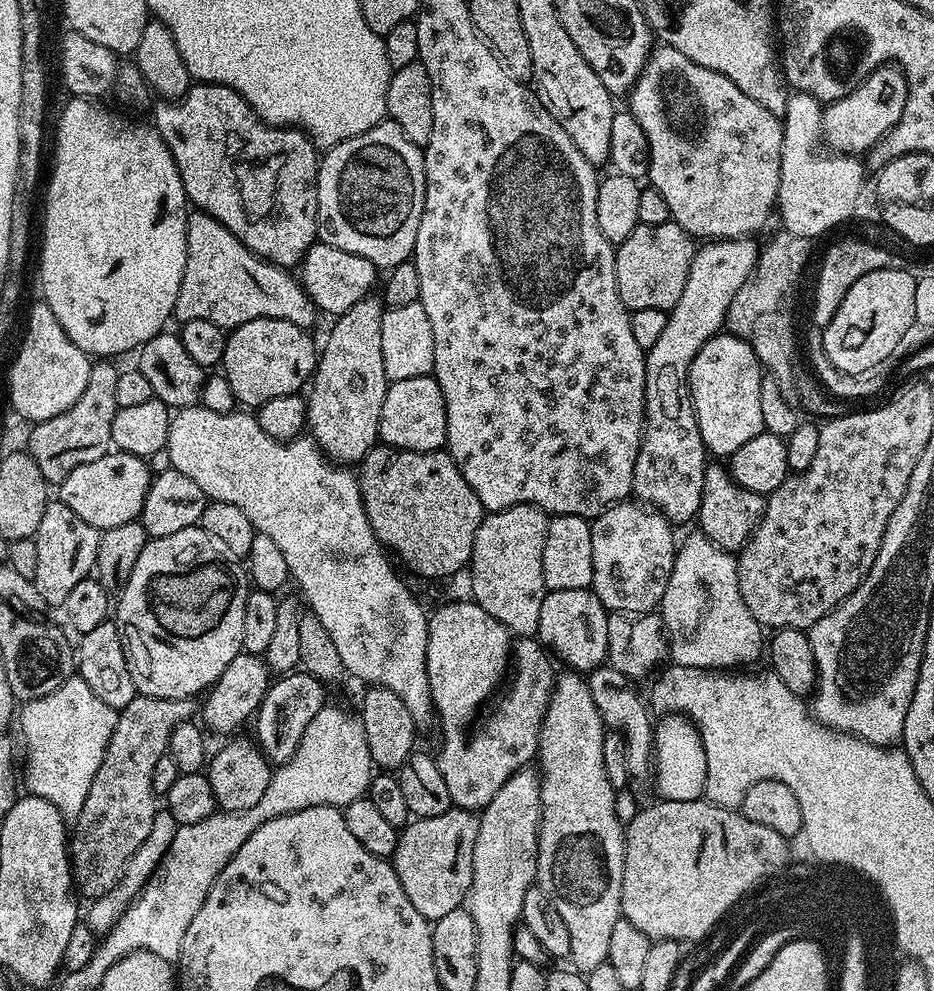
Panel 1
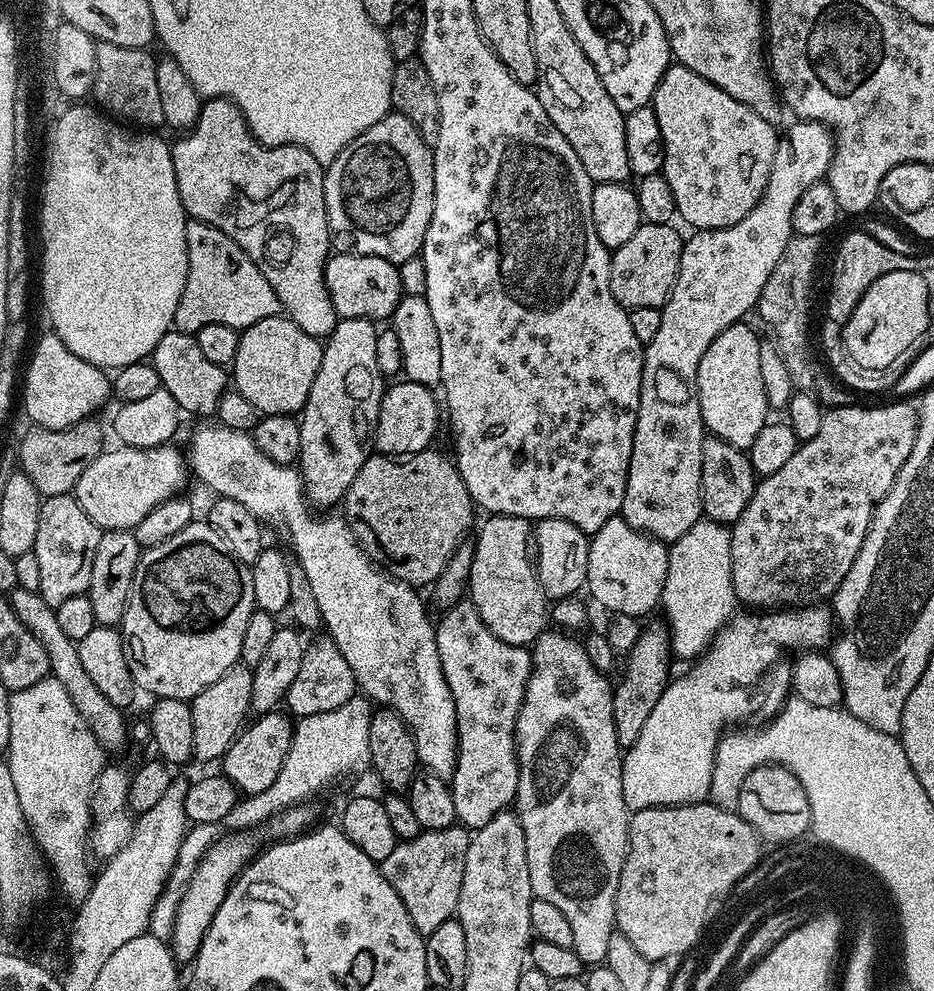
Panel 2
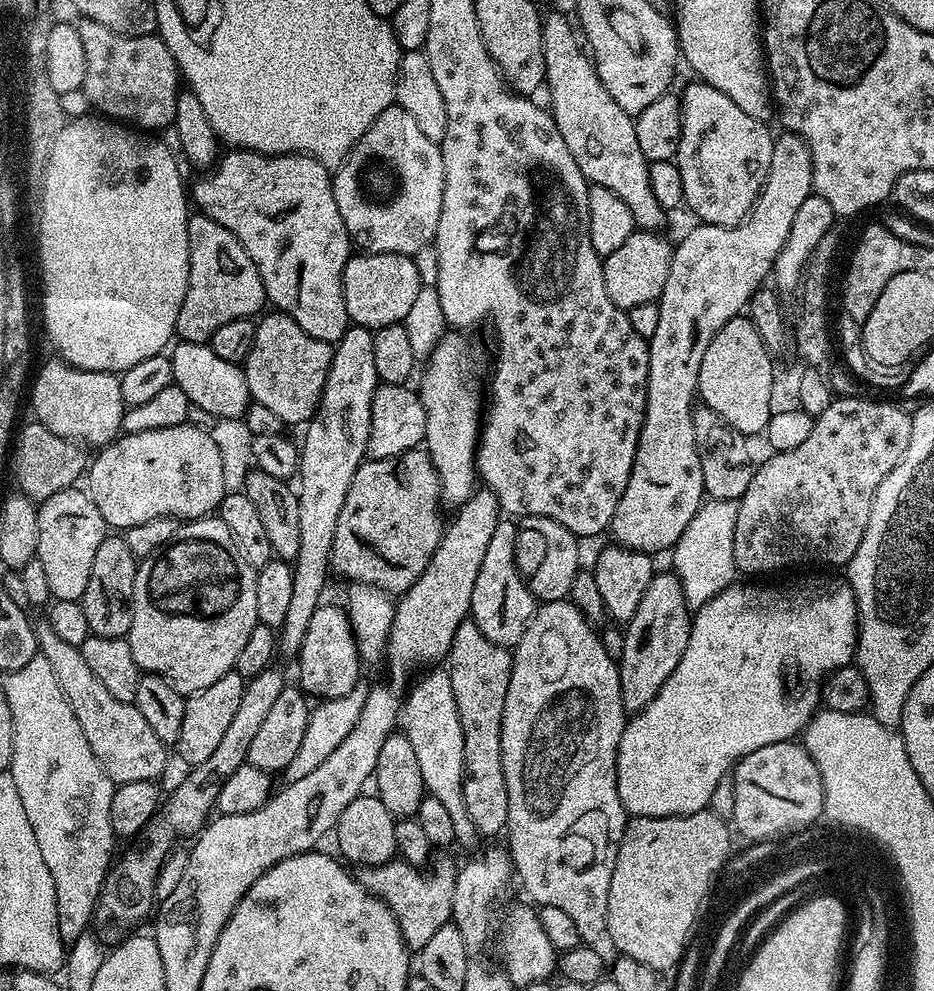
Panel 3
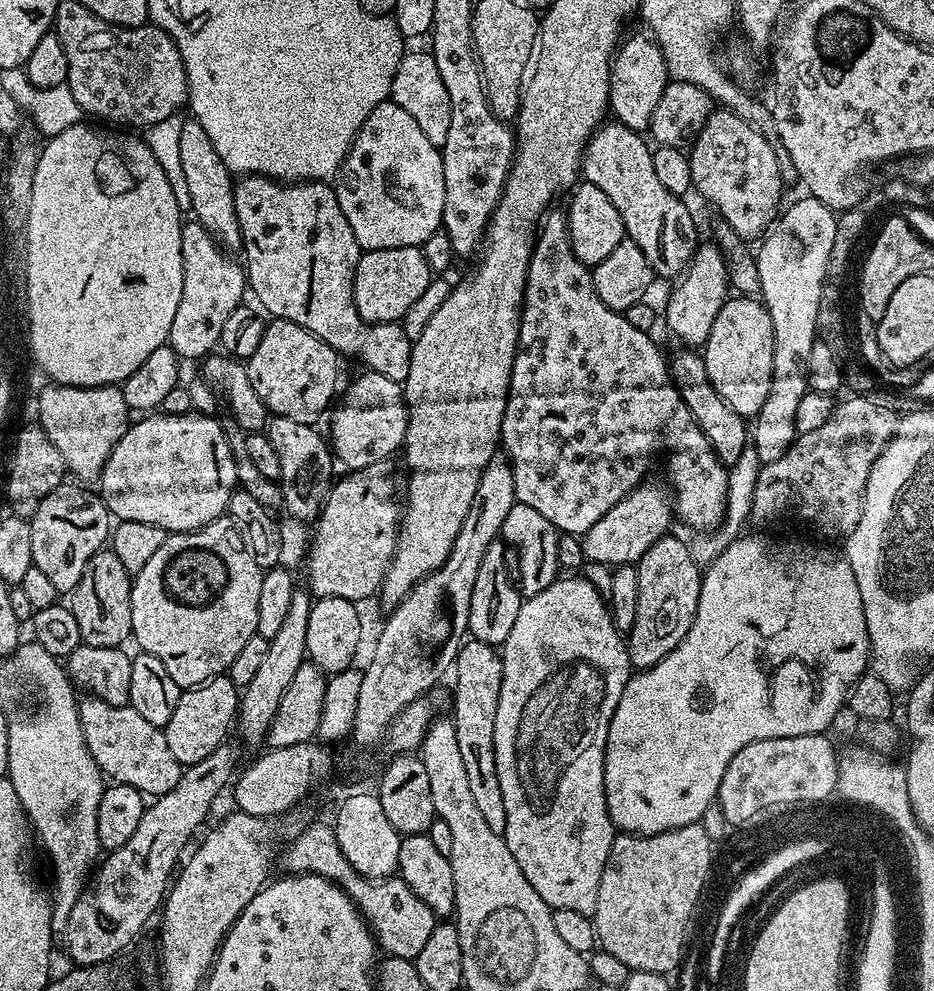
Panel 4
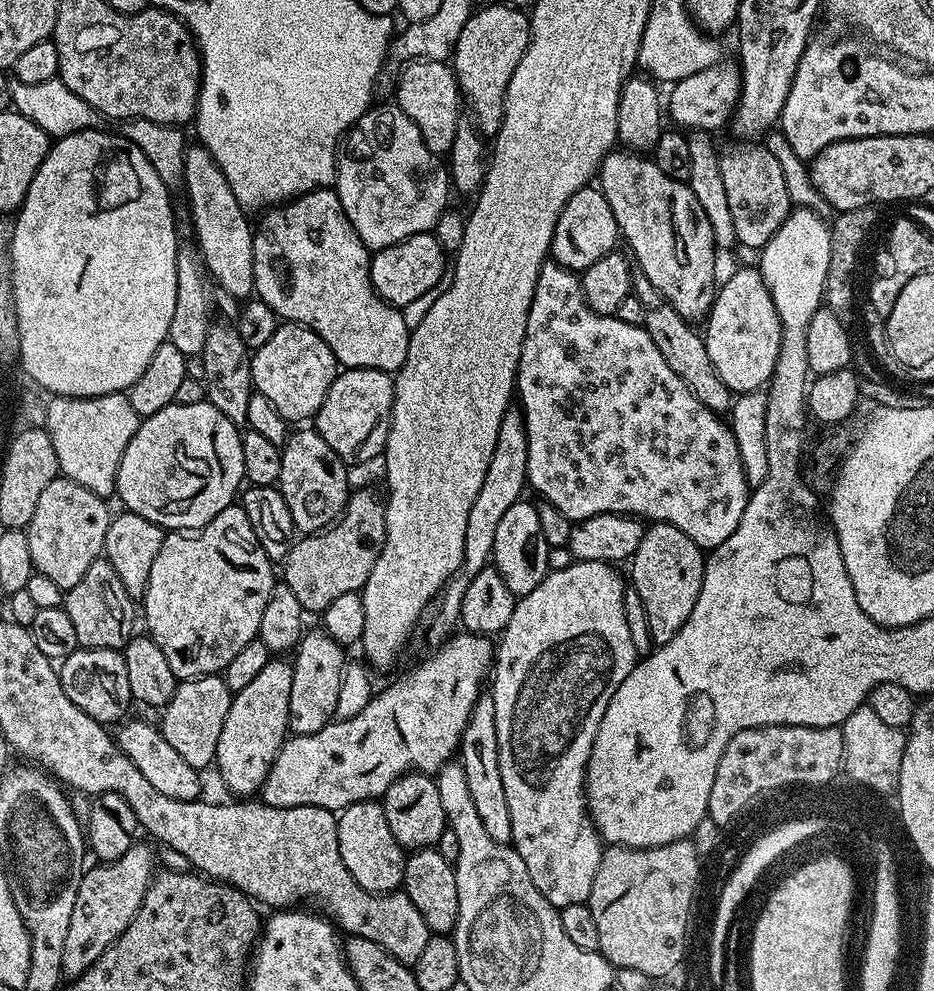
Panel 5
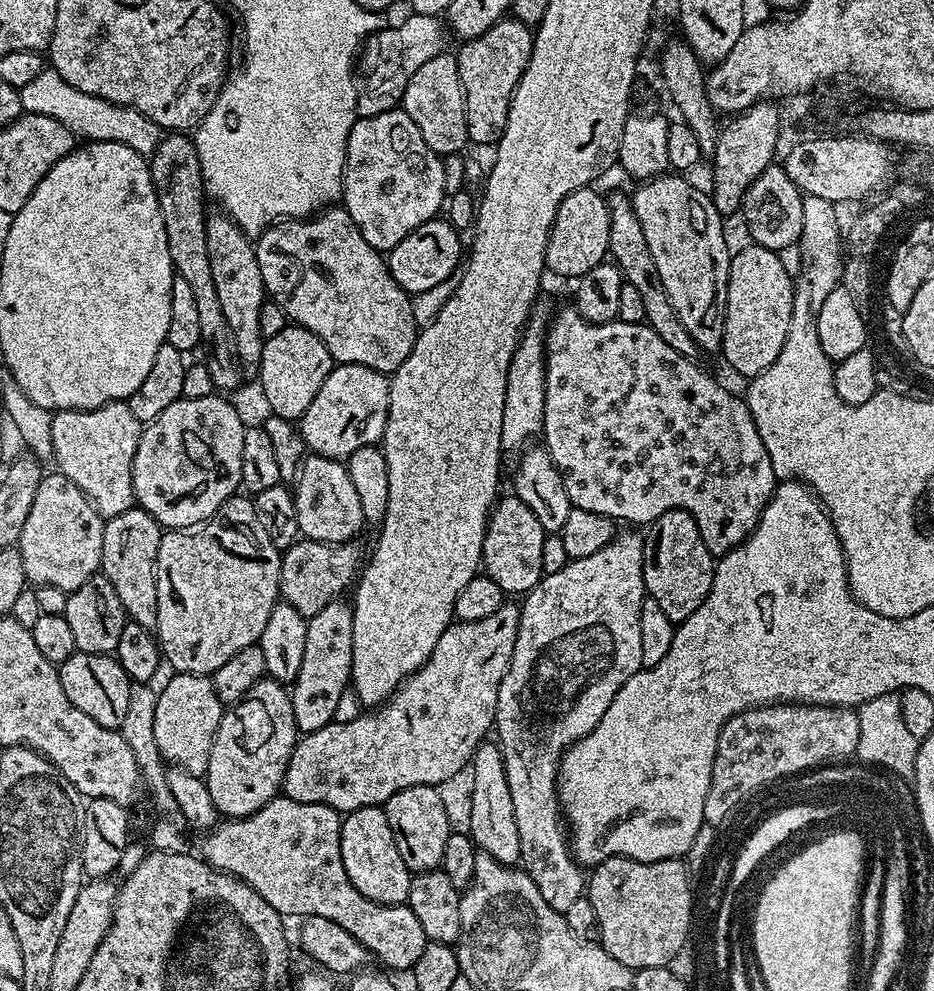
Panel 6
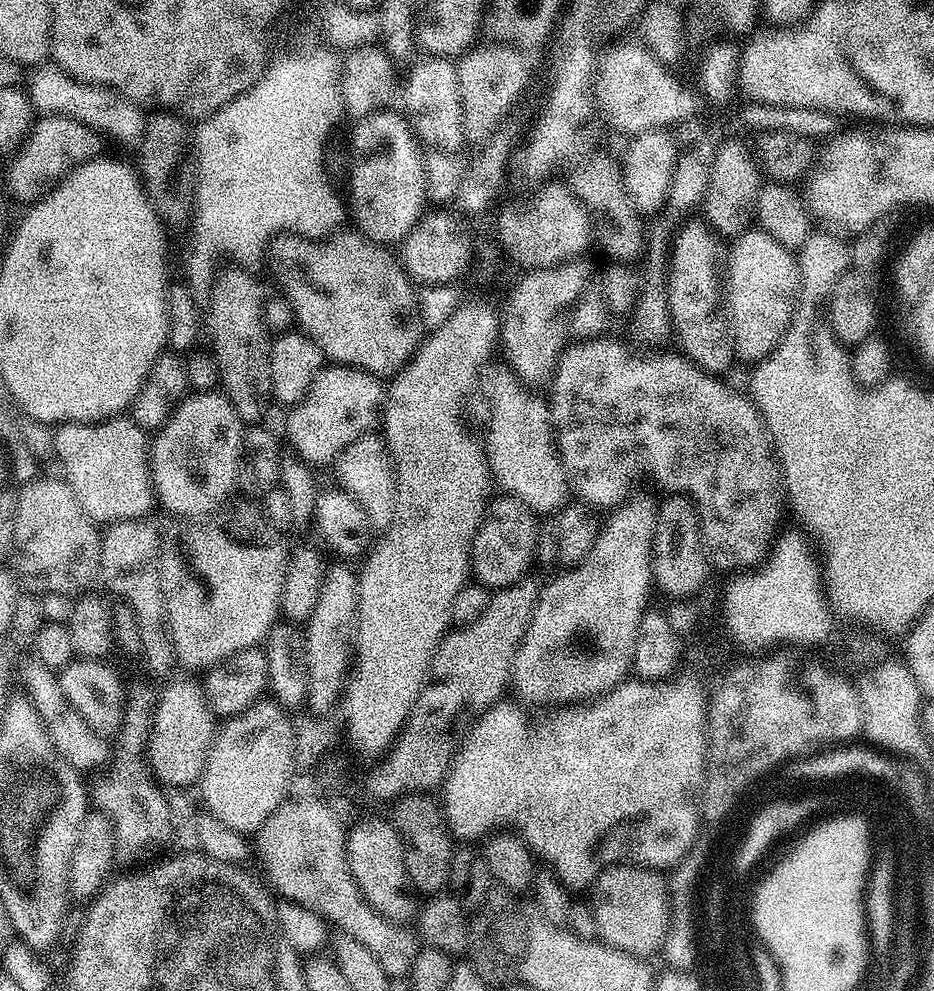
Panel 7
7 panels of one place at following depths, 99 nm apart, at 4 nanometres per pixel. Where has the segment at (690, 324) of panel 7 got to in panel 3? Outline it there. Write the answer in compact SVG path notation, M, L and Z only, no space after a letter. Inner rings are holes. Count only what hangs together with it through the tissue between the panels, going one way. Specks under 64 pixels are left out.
M552 12L549 16L547 13L542 20L546 92L548 88L548 96L552 99L550 111L562 134L562 142L566 142L570 154L574 154L574 162L578 162L578 170L582 170L589 185L606 186L610 194L626 202L637 229L663 229L666 209L650 190L650 162L642 150L638 150L636 121L614 102L614 98L610 98L610 90L602 86L596 65L573 21L569 20L560 12Z

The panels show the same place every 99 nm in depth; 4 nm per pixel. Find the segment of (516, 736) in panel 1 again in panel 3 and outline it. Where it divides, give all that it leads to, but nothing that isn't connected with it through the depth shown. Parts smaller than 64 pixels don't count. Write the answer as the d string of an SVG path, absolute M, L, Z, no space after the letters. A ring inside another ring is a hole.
M471 622L458 626L454 642L446 657L450 686L454 686L454 702L462 722L464 739L464 785L466 814L474 822L481 837L496 836L508 826L506 778L502 774L502 710L506 704L506 686L510 686L512 652L490 642L482 630Z

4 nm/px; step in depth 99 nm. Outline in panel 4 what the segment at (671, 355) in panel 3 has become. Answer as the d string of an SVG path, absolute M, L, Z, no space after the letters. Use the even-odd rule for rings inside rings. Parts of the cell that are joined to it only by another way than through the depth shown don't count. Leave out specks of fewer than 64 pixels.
M701 243L697 247L696 253L692 255L692 261L675 281L676 289L668 296L668 309L662 312L663 319L664 316L668 319L669 330L684 343L684 346L702 346L708 341L710 328L714 326L714 320L718 318L724 301L730 296L730 264L725 253L713 244ZM649 482L641 483L640 487L627 492L618 503L610 506L594 526L584 533L582 545L585 561L596 564L612 564L611 566L632 566L658 542L660 537L669 535L674 520L674 504L660 488L655 488Z

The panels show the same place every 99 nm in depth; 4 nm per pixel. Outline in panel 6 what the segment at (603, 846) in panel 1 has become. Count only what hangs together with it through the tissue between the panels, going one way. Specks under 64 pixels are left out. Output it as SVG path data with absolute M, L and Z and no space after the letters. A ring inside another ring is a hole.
M636 530L628 531L632 532L621 531L613 536L598 554L568 560L557 572L549 571L541 576L523 597L514 654L502 686L498 686L494 732L500 735L498 743L504 755L506 782L514 802L514 818L518 821L520 864L534 886L538 886L538 894L556 912L570 910L570 905L586 892L586 872L572 855L566 821L560 811L558 765L571 744L598 726L602 714L606 714L606 706L614 702L614 694L618 694L621 686L644 668L640 629L640 607L646 598L644 536Z

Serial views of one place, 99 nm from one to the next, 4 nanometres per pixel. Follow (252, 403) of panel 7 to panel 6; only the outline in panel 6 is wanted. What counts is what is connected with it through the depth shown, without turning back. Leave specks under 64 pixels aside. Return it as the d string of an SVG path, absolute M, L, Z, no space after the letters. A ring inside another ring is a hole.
M213 211L206 222L206 250L210 254L210 270L214 270L214 286L218 289L218 303L222 306L222 314L226 314L226 322L232 331L232 342L236 347L236 359L245 369L259 369L260 355L265 337L260 334L260 315L266 299L262 282L261 257L256 257L252 249L253 241L223 211Z

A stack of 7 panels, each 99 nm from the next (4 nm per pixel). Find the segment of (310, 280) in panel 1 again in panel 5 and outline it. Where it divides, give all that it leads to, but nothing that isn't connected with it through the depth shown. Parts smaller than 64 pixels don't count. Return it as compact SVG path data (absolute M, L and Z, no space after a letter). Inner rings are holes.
M414 234L394 246L379 249L371 257L372 284L387 303L393 306L409 304L414 302L414 298L422 298L422 294L426 294L426 290L433 288L439 280L445 279L444 257L445 248L435 234Z

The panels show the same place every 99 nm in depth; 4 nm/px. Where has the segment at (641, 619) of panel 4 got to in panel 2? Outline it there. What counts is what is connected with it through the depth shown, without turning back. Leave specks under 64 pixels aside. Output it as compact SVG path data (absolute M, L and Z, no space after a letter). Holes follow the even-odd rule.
M666 623L644 624L639 629L637 640L626 652L628 661L624 664L624 677L620 685L615 685L612 693L612 713L614 714L614 730L621 749L628 749L638 742L638 734L642 734L642 726L646 726L646 718L650 718L650 710L658 706L658 698L662 698L664 687L670 682L668 671L674 663L671 638Z

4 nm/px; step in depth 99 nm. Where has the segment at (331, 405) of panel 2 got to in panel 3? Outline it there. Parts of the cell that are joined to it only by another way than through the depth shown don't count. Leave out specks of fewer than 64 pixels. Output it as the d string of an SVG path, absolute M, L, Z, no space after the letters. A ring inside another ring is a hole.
M349 326L332 350L330 370L326 374L320 405L303 429L304 441L298 444L298 554L294 561L290 607L286 622L278 629L278 652L281 657L299 657L302 638L314 610L322 603L324 582L330 577L334 526L346 500L346 490L366 459L372 398L378 387L374 366L373 333L366 328Z

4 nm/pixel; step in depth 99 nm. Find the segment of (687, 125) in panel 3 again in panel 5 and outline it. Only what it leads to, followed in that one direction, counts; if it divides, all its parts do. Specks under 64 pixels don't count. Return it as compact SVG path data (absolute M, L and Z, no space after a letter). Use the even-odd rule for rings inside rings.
M756 142L736 143L740 144L721 155L722 182L726 186L726 200L733 216L735 239L748 248L759 250L766 242L770 242L770 238L774 238L778 226L786 222L794 205L787 193L782 166L779 165L773 149L759 148L759 143Z

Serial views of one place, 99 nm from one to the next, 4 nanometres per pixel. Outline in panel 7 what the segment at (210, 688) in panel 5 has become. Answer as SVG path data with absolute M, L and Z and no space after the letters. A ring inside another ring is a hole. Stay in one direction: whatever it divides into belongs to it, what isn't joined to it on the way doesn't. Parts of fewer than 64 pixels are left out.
M169 679L156 697L154 726L148 739L146 759L152 775L161 785L172 788L188 788L204 774L206 758L212 739L218 731L218 720L204 693L203 683L197 680Z

